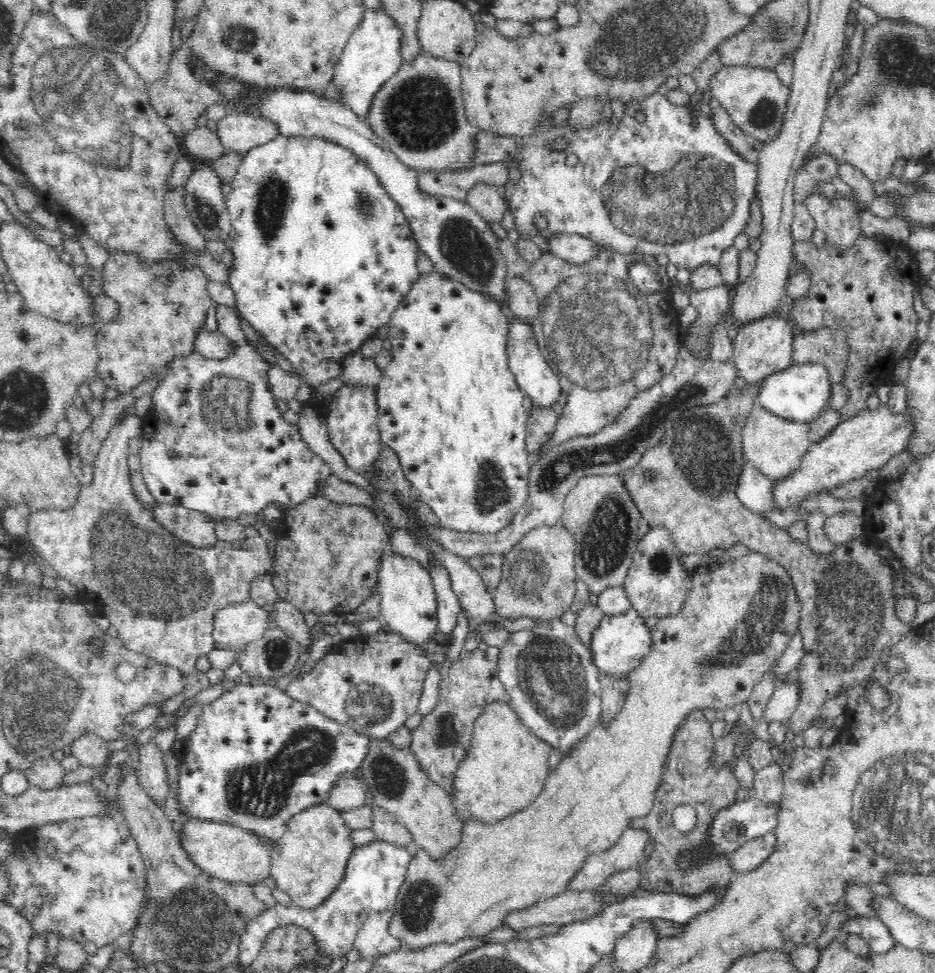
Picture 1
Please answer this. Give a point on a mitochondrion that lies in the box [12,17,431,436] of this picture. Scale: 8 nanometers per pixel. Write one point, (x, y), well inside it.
(82, 108)

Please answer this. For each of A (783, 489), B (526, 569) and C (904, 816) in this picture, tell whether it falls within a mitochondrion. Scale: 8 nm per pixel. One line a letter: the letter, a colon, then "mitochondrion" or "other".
A: other
B: mitochondrion
C: mitochondrion

